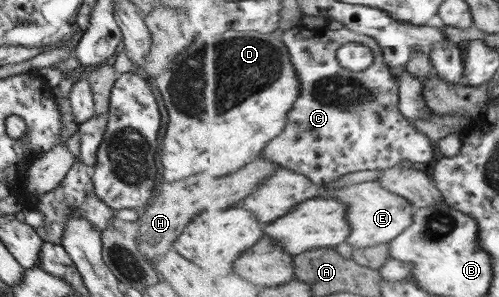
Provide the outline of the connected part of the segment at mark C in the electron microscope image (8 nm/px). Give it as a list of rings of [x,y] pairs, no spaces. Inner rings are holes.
[[[296,25],[289,29],[286,33],[281,35],[282,40],[285,42],[285,45],[290,50],[290,55],[296,65],[297,75],[299,75],[299,79],[301,79],[301,94],[299,94],[299,99],[293,104],[293,109],[289,112],[289,123],[285,126],[284,133],[279,134],[273,142],[269,142],[269,145],[263,151],[263,157],[269,159],[273,162],[279,163],[281,166],[285,166],[286,168],[292,169],[297,173],[306,175],[313,181],[313,183],[319,184],[320,186],[324,186],[327,183],[331,183],[331,181],[337,181],[339,177],[343,177],[343,175],[349,175],[349,173],[357,173],[357,171],[367,171],[367,169],[387,169],[389,167],[395,167],[401,163],[401,161],[409,160],[411,163],[424,163],[428,164],[432,162],[433,157],[435,155],[435,145],[434,141],[431,141],[427,135],[419,132],[411,123],[411,120],[407,119],[401,110],[399,109],[400,105],[400,85],[399,81],[394,77],[394,70],[389,67],[387,63],[385,63],[385,55],[383,53],[383,47],[375,41],[372,37],[368,35],[361,35],[357,32],[353,32],[349,30],[349,28],[345,25],[342,27],[327,27],[327,25],[323,27],[315,27],[309,28],[303,25]],[[347,43],[361,43],[361,45],[367,45],[367,47],[371,47],[373,49],[373,55],[375,55],[375,61],[372,67],[369,67],[367,70],[363,71],[353,71],[343,67],[341,63],[339,63],[339,49],[343,47],[343,45],[347,45]]]

